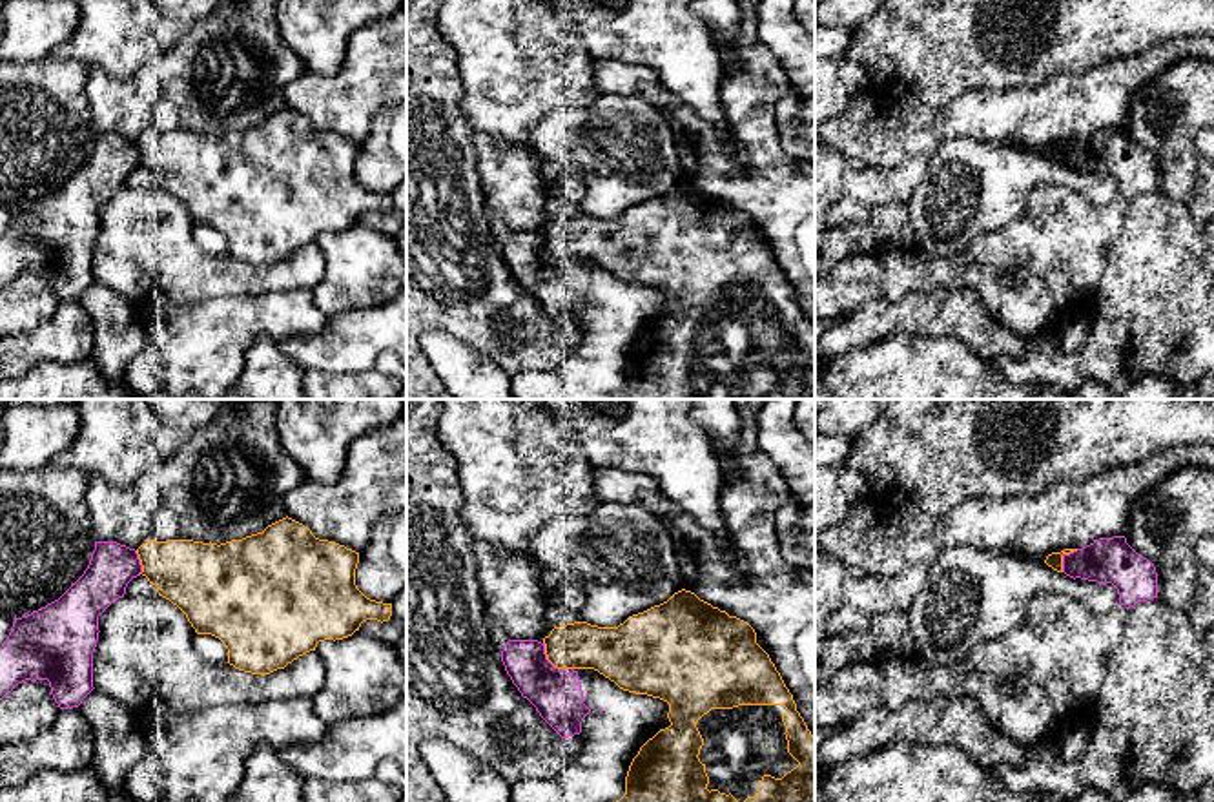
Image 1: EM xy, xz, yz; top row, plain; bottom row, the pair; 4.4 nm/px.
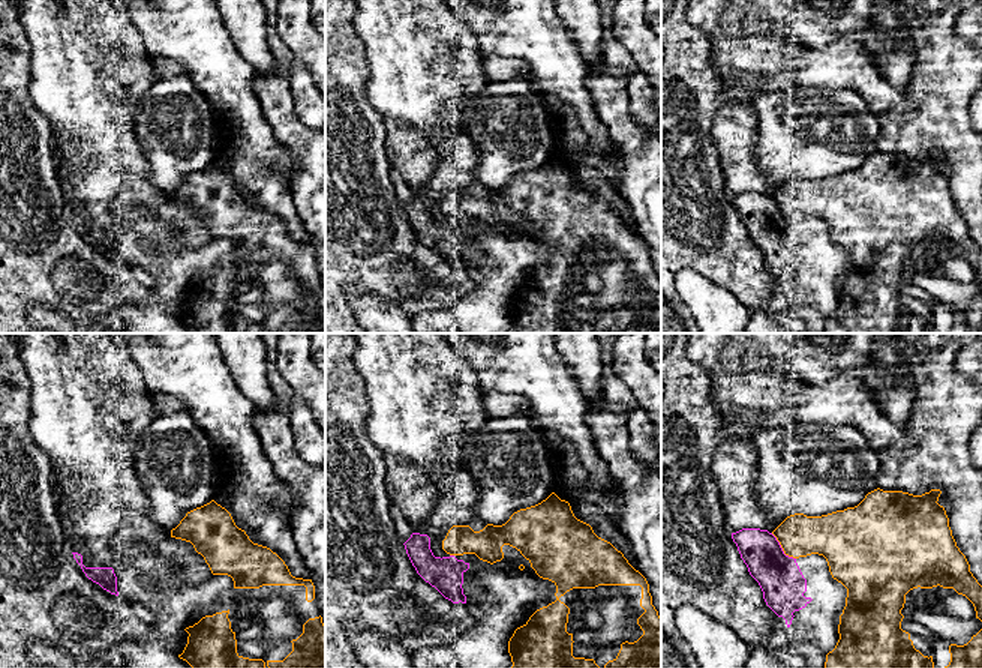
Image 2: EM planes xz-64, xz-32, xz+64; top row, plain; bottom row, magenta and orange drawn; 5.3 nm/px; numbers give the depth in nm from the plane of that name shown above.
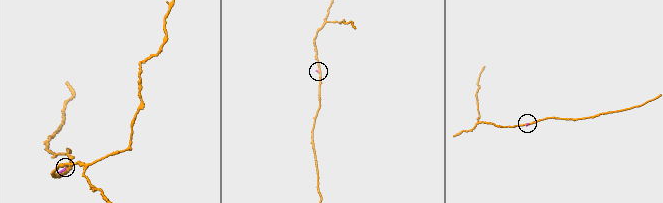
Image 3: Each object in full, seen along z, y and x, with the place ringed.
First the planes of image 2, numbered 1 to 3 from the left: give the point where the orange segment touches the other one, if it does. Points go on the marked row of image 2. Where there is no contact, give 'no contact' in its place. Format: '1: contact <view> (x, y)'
1: no contact
2: contact xz-32 (452, 556)
3: contact xz+64 (781, 548)

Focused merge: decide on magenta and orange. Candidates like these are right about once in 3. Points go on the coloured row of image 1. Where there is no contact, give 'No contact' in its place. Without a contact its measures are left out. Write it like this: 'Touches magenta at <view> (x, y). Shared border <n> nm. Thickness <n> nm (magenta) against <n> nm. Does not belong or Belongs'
Touches magenta at xz (545, 658). Shared border 160 nm. Thickness 220 nm (magenta) against 200 nm. Does not belong

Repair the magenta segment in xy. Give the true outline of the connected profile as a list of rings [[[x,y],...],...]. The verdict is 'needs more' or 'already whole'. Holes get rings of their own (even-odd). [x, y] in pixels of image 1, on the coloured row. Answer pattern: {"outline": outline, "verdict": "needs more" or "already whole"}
{"outline": [[[95,541],[87,569],[58,600],[15,618],[0,647],[0,700],[26,680],[47,680],[60,709],[78,707],[95,689],[98,616],[140,572],[135,549]]], "verdict": "already whole"}

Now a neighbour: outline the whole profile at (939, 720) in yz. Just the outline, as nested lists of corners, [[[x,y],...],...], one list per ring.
[[[937,696],[906,702],[904,733],[911,744],[955,744],[984,769],[999,764],[1030,762],[1030,747],[1001,733],[984,715],[977,698]]]

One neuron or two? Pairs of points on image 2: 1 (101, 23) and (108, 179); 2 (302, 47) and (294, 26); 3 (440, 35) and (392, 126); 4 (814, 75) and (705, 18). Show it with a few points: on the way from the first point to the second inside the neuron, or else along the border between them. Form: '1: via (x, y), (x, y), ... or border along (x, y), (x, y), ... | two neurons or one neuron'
1: via (101, 62), (105, 69), (105, 140) | one neuron
2: via (302, 42), (297, 30) | one neuron
3: border along (383, 116), (396, 119), (426, 137) | two neurons
4: border along (805, 45), (790, 66), (760, 75) | two neurons

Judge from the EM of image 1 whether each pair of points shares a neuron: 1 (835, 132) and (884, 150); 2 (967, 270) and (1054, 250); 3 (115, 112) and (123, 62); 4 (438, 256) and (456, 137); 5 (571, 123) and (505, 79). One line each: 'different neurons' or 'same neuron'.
1: same neuron
2: same neuron
3: different neurons
4: same neuron
5: different neurons

